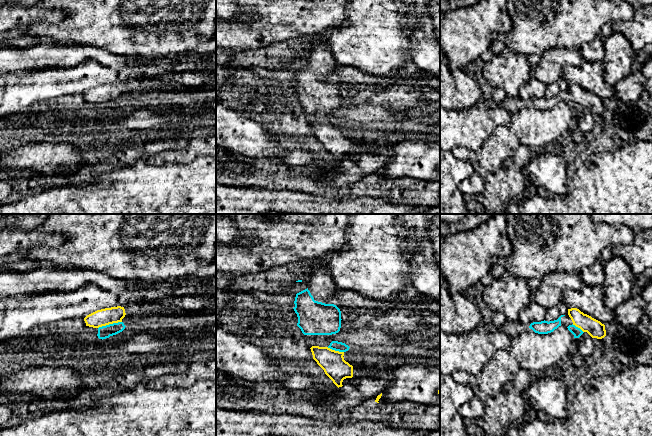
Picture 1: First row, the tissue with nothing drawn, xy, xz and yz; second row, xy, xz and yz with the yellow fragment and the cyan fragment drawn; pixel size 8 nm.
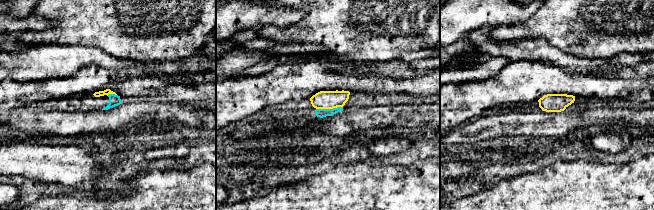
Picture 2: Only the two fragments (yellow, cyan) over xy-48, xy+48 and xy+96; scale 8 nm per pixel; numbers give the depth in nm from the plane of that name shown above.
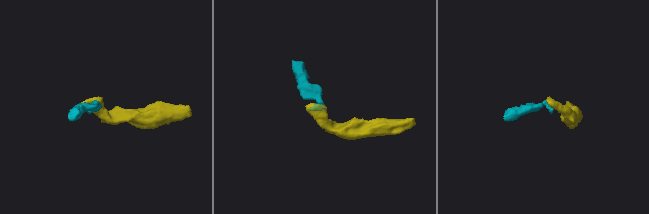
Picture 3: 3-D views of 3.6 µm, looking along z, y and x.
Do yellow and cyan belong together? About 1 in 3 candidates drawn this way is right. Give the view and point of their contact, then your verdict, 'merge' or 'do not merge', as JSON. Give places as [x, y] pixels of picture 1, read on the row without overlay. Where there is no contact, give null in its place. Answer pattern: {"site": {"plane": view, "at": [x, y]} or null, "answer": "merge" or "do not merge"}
{"site": {"plane": "xy", "at": [109, 99]}, "answer": "merge"}

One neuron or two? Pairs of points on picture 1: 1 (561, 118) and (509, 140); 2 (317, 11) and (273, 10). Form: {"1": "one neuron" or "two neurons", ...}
{"1": "one neuron", "2": "one neuron"}

